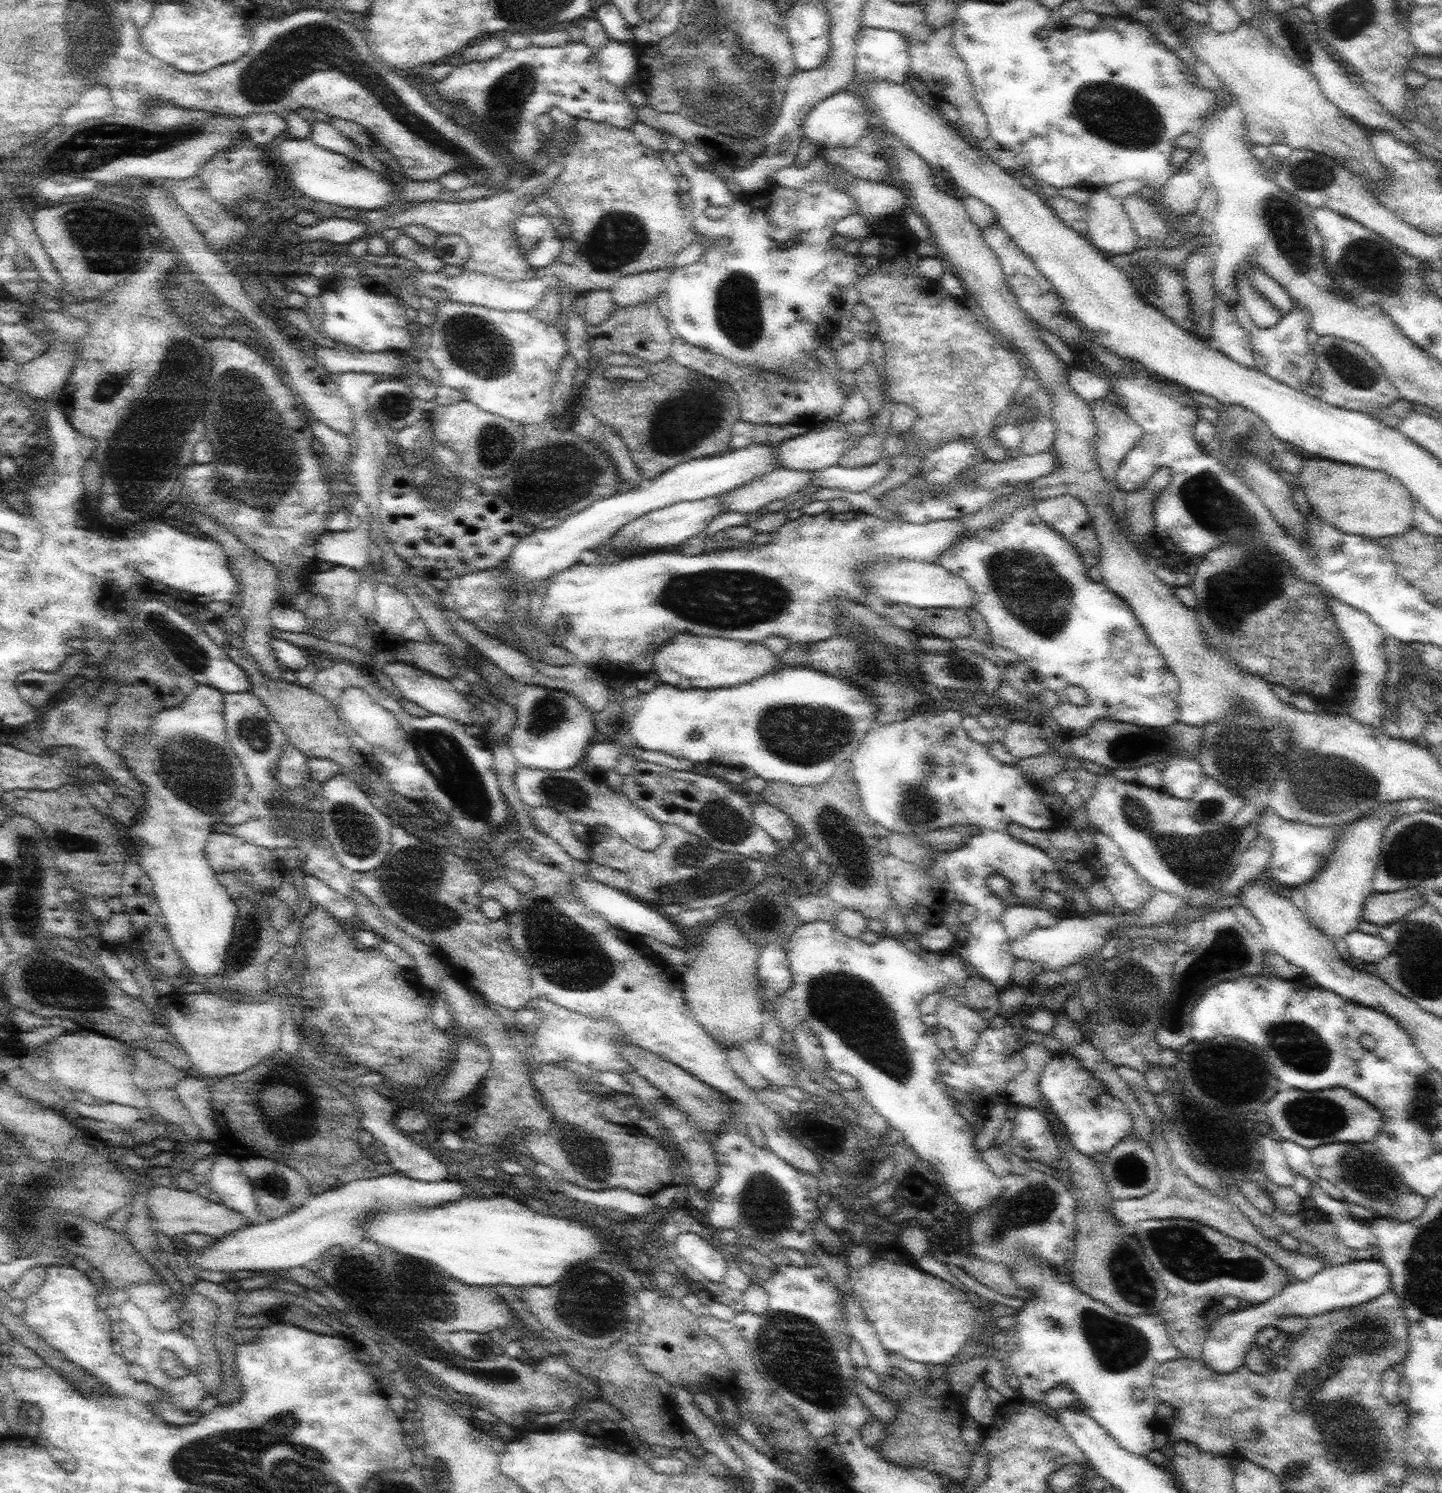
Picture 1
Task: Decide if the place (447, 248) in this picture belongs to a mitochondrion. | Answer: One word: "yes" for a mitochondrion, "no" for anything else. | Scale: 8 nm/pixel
yes

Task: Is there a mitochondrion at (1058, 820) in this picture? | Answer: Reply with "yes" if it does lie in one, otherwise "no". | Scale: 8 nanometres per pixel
no

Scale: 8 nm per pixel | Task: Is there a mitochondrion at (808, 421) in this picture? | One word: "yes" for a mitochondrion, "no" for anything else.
no

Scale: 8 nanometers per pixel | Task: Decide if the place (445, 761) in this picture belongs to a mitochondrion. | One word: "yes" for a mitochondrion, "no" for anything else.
yes

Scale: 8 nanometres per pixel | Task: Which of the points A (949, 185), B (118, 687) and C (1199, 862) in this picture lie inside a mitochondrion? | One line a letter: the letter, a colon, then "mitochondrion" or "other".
A: other
B: other
C: mitochondrion

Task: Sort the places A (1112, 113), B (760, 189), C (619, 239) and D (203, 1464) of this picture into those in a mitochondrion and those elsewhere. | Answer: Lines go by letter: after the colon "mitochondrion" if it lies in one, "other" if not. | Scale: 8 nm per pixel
A: mitochondrion
B: other
C: mitochondrion
D: mitochondrion

